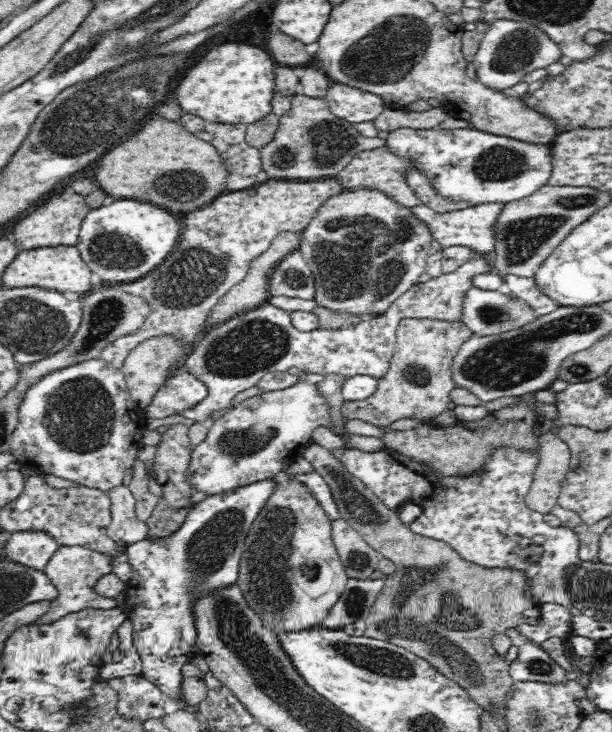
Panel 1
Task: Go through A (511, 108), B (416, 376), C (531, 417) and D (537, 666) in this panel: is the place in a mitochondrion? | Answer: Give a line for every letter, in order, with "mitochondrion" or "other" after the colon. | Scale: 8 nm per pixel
A: other
B: mitochondrion
C: other
D: mitochondrion

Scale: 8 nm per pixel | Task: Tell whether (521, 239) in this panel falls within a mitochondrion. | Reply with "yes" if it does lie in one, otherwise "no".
yes

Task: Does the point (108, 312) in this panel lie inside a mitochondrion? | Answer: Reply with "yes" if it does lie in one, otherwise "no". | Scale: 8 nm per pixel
yes

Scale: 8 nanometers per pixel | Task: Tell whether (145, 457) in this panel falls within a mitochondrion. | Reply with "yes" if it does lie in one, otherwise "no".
no

